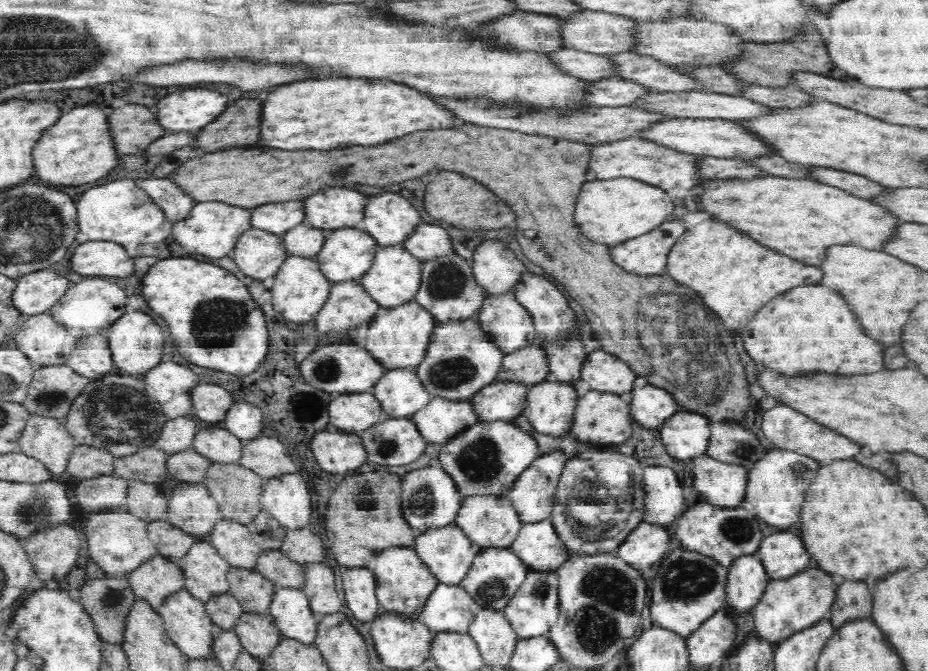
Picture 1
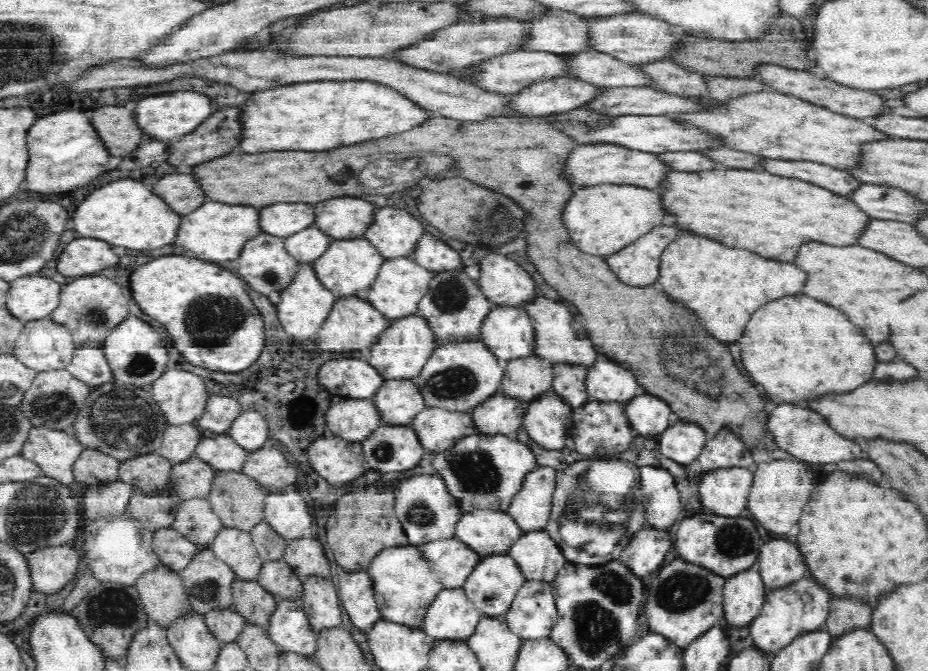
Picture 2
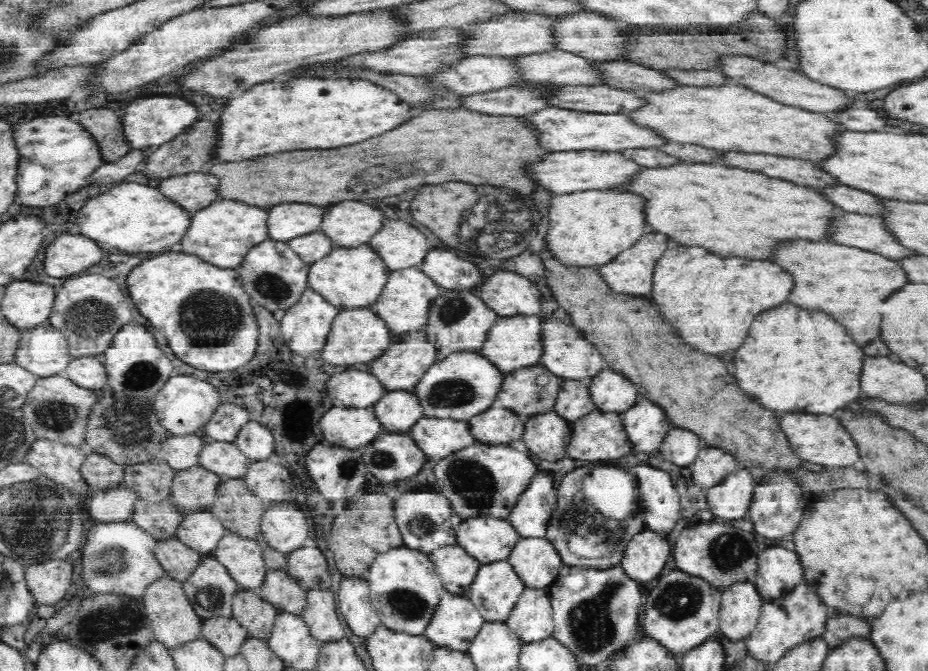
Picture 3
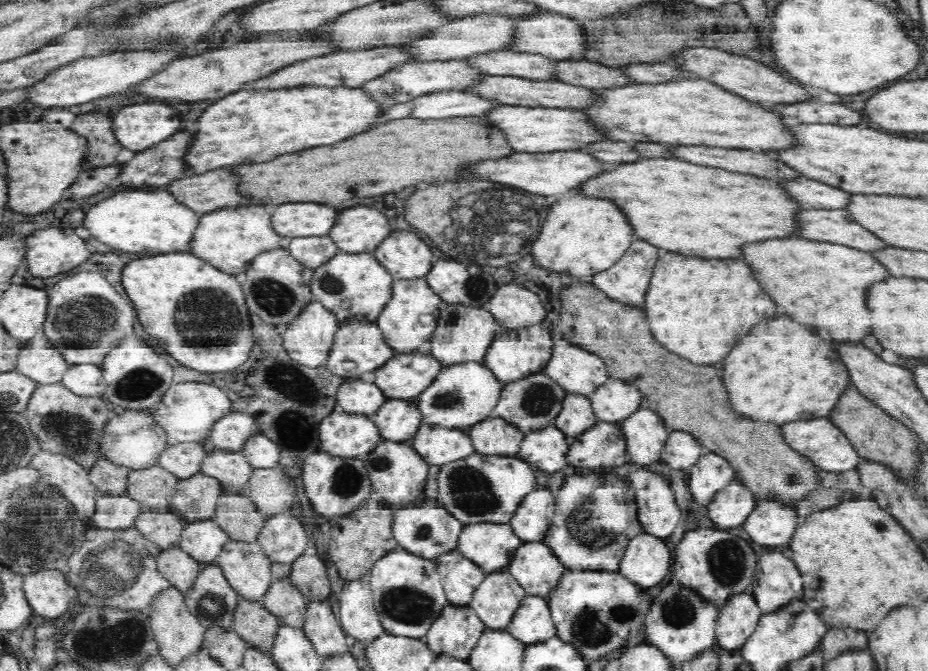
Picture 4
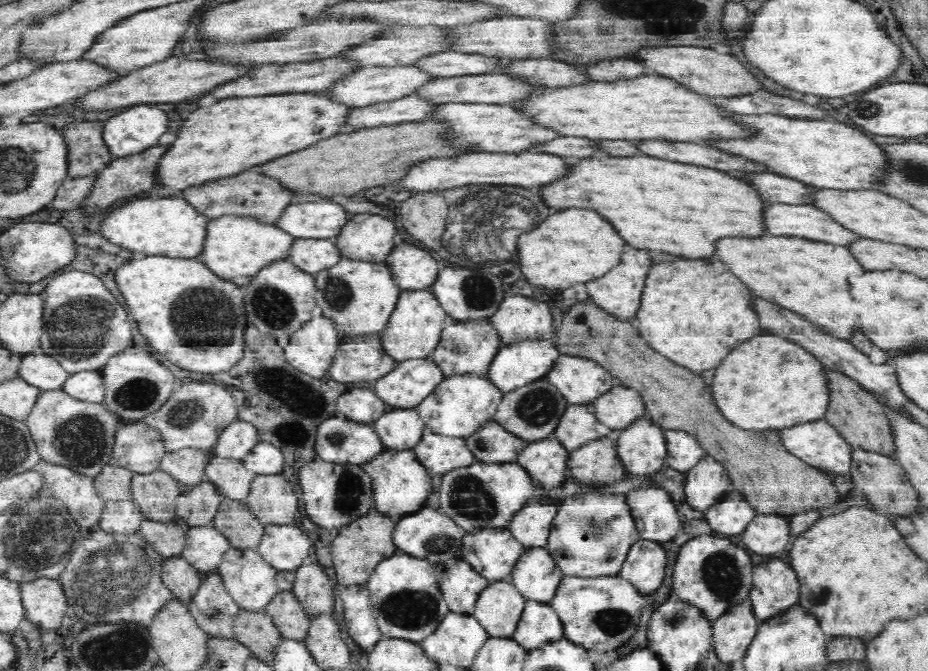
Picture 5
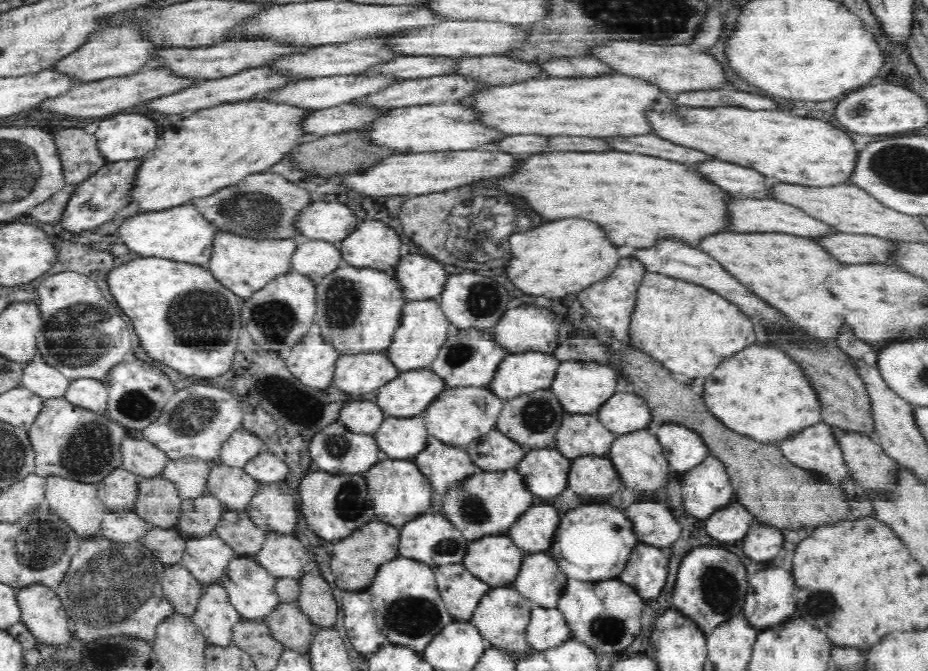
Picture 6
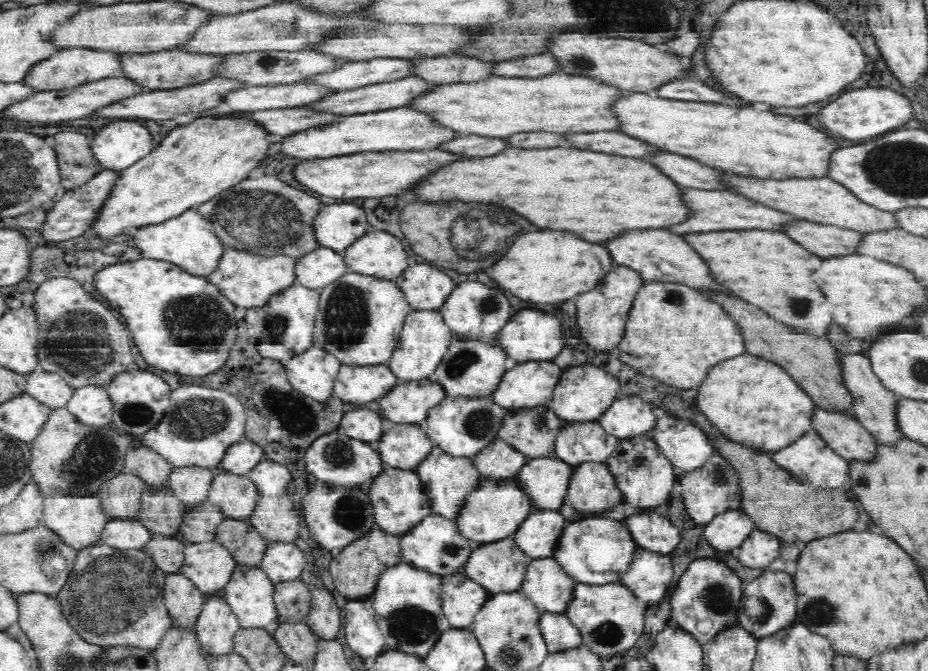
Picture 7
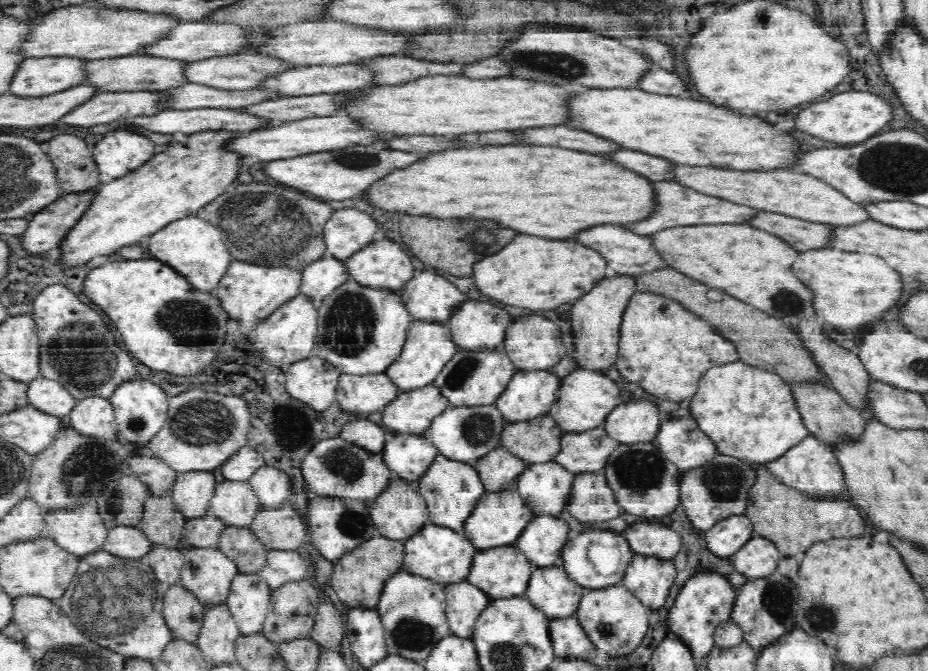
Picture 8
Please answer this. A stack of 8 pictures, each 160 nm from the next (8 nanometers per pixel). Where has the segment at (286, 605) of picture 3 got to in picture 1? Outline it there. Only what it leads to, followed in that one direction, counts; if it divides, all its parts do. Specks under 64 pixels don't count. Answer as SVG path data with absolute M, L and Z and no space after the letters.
M280 548L262 549L253 568L280 586L302 587L305 583L303 563L288 558Z

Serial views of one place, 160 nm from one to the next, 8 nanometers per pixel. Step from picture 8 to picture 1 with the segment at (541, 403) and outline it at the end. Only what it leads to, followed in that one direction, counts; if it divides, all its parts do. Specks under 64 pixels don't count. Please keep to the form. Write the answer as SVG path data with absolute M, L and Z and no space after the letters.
M513 289L504 290L498 294L488 294L484 297L482 306L476 312L476 318L489 335L491 342L494 342L504 354L510 354L538 341L534 319L526 307L522 306L522 303L516 298Z

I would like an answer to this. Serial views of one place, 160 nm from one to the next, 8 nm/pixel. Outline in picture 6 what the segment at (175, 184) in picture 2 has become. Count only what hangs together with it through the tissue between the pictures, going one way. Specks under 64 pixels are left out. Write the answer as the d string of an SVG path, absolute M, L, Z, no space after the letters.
M260 172L260 174L249 174L240 182L224 186L208 196L192 198L190 202L204 218L214 224L216 229L231 230L248 236L288 238L288 236L299 237L296 229L292 227L294 216L312 201L308 200L306 190L288 182L286 178L278 174Z

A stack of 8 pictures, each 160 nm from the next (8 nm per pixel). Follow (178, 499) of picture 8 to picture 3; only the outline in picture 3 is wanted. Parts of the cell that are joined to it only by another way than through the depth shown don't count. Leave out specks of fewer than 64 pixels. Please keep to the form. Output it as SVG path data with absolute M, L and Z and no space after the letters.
M200 433L169 434L162 443L160 456L176 472L199 464L199 454L204 442Z

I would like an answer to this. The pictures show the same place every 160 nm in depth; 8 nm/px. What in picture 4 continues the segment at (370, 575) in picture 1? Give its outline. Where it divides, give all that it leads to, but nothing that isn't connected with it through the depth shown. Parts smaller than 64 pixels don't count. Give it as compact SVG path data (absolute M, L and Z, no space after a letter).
M361 578L345 583L337 594L340 622L346 634L366 646L384 634L385 630L373 605L370 585Z

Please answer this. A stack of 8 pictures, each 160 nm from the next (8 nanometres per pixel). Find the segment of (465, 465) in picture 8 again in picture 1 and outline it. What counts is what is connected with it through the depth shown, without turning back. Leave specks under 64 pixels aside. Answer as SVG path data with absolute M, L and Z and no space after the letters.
M432 397L424 408L417 410L413 414L413 419L419 426L423 438L428 443L437 442L441 444L454 438L460 431L467 429L479 420L470 399L462 398L456 400L444 397Z

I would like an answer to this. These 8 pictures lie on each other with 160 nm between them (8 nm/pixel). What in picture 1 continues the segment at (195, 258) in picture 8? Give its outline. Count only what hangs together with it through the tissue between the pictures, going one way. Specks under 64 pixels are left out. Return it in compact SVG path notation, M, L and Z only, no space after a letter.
M112 180L90 188L78 200L78 226L90 241L114 241L122 245L128 242L150 244L164 240L171 234L173 222L164 217L160 207L147 192L140 190L132 180Z

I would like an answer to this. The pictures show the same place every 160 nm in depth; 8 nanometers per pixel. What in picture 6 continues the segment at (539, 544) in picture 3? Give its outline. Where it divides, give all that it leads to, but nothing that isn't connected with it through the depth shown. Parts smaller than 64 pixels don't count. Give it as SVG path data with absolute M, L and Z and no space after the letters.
M536 552L526 554L523 558L513 585L521 596L530 601L531 608L536 606L556 608L556 602L565 590L566 582L567 576L564 576L554 557L551 554L544 554L544 552Z

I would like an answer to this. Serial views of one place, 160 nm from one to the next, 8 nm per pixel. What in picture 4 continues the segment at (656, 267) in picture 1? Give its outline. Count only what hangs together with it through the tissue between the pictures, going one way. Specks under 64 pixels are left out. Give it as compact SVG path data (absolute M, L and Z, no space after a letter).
M633 240L616 264L593 275L593 285L618 302L643 306L659 259L658 250L650 242Z

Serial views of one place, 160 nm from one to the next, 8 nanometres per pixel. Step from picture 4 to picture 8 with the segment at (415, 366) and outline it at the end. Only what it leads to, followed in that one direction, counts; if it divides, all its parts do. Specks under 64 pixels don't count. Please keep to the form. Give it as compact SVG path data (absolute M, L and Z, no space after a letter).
M432 384L402 391L382 408L382 424L395 433L425 434L432 418L448 404L449 400Z

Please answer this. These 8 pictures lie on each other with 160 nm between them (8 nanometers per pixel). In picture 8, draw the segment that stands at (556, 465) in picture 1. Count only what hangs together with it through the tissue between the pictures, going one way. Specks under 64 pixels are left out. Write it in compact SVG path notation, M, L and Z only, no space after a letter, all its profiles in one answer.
M535 514L515 540L515 545L535 566L548 566L560 557L560 550L568 540L568 530L568 524L556 516Z

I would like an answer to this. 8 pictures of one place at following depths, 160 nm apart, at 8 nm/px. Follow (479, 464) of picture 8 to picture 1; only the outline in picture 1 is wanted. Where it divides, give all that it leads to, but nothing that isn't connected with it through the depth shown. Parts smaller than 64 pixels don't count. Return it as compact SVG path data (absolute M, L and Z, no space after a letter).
M494 380L482 386L470 401L480 421L511 421L524 412L528 389L526 383Z

